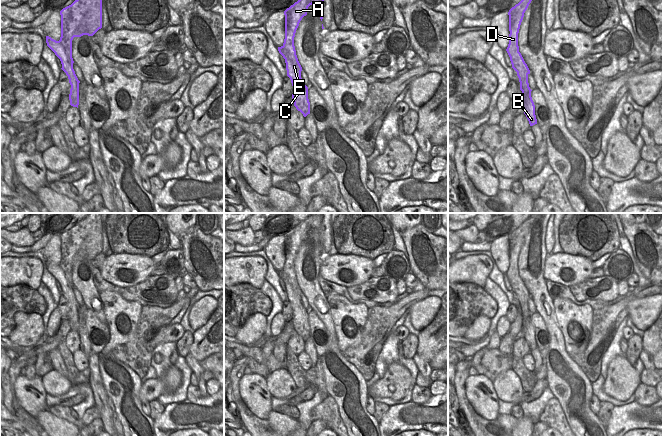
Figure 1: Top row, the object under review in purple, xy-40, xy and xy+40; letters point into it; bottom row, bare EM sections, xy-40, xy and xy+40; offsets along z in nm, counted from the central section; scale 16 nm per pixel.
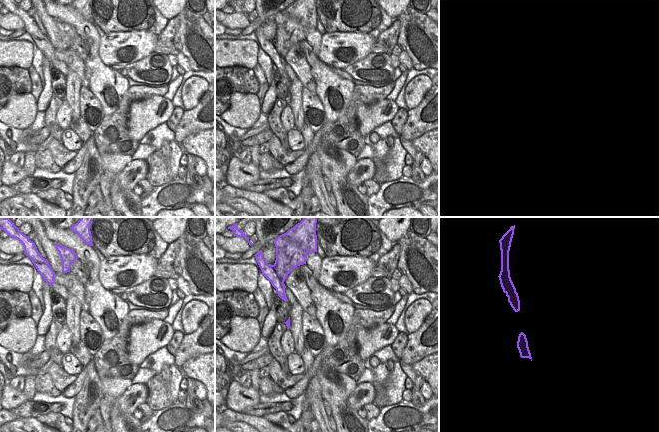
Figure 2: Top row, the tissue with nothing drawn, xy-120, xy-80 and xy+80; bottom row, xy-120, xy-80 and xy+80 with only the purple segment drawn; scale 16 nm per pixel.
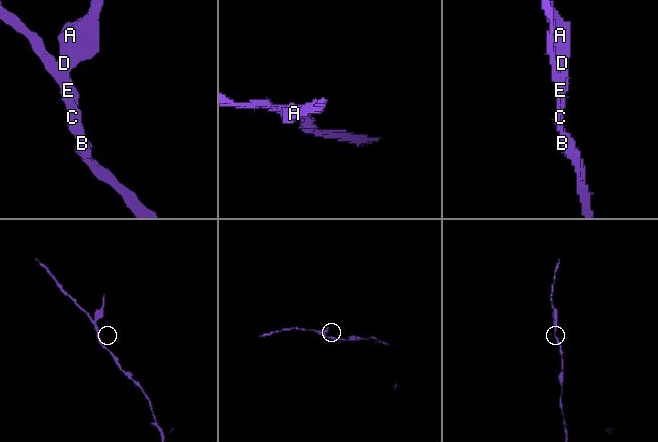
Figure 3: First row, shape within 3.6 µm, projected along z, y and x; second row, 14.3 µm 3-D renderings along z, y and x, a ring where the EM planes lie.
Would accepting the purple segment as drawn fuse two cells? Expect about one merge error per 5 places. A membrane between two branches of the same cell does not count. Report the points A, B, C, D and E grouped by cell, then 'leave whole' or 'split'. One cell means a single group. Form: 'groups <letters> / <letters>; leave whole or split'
groups A D / B C E; split

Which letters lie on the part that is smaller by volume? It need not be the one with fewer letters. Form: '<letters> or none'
A, D

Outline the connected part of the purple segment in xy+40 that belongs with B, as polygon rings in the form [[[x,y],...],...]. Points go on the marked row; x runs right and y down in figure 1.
[[[510,51],[508,55],[510,57],[512,68],[517,72],[517,76],[519,78],[524,114],[526,115],[530,126],[533,126],[537,124],[537,119],[535,115],[535,105],[531,97],[532,90],[530,89],[528,83],[528,75],[530,74],[530,70],[519,51]]]

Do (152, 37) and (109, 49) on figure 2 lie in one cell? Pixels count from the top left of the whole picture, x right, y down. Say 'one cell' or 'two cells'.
one cell

